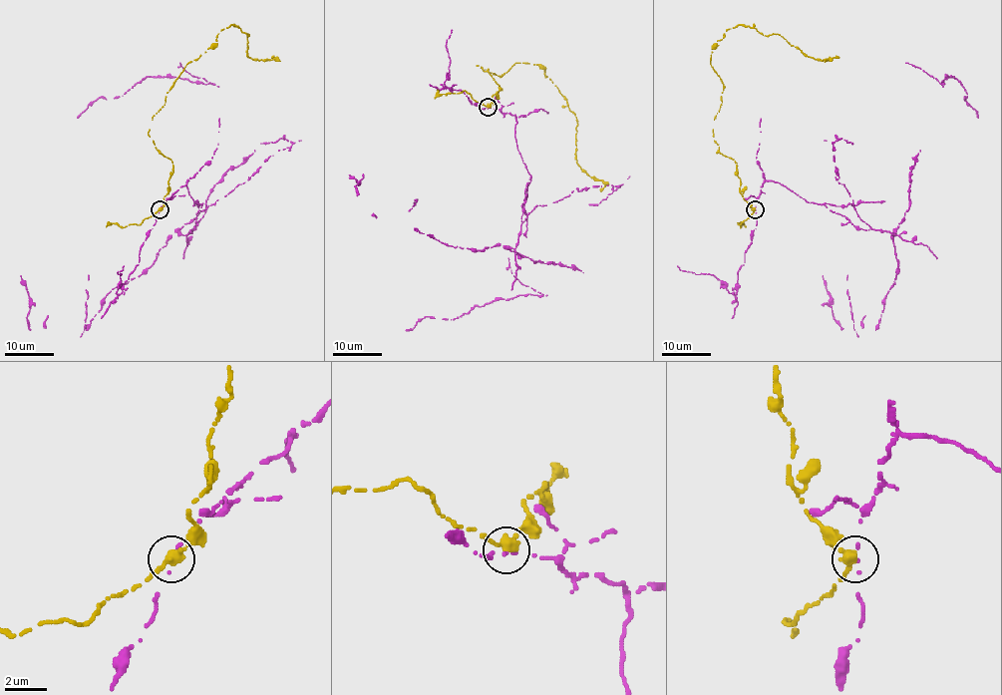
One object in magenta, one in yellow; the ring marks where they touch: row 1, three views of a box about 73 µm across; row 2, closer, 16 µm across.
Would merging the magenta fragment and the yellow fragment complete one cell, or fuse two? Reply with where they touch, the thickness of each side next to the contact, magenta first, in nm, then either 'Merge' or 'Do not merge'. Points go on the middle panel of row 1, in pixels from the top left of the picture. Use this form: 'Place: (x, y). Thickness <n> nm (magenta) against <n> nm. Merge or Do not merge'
Place: (488, 107). Thickness 150 nm (magenta) against 360 nm. Do not merge

